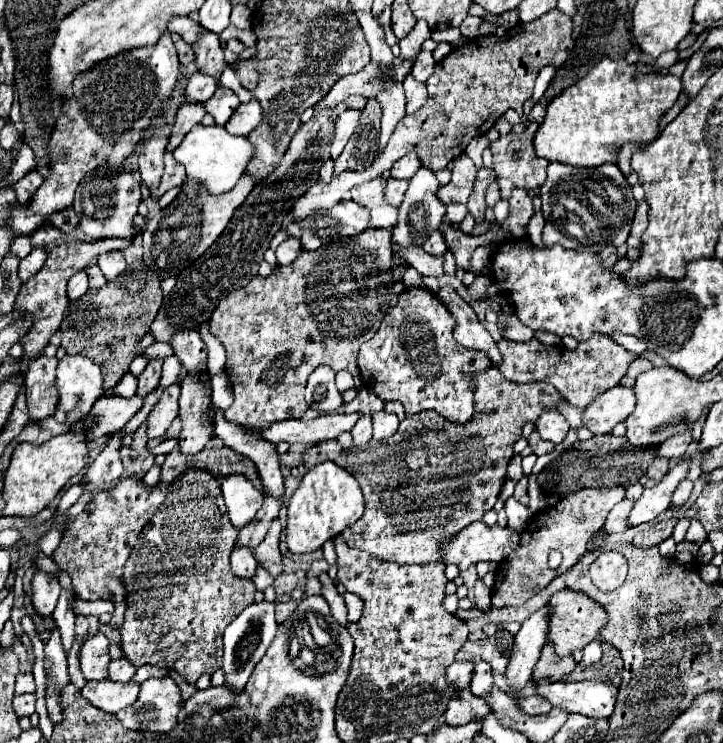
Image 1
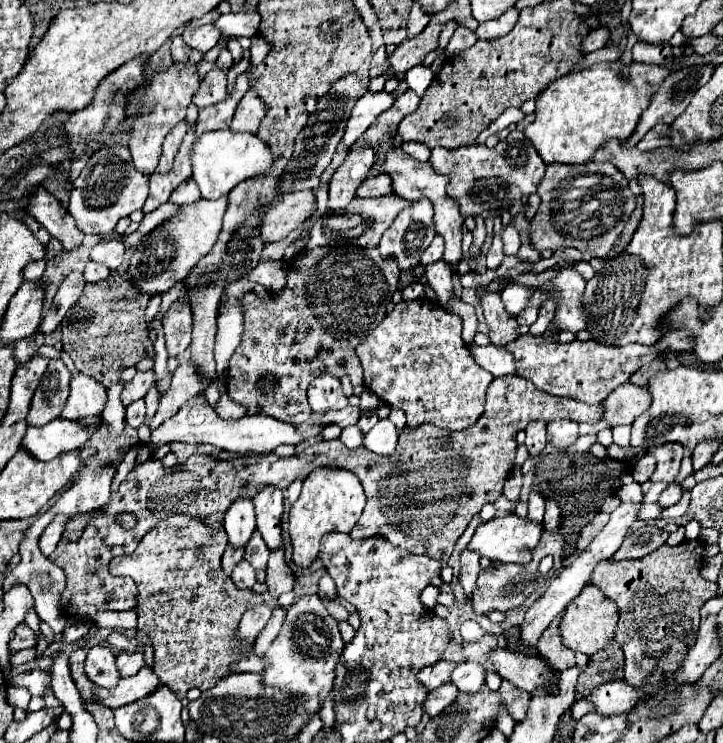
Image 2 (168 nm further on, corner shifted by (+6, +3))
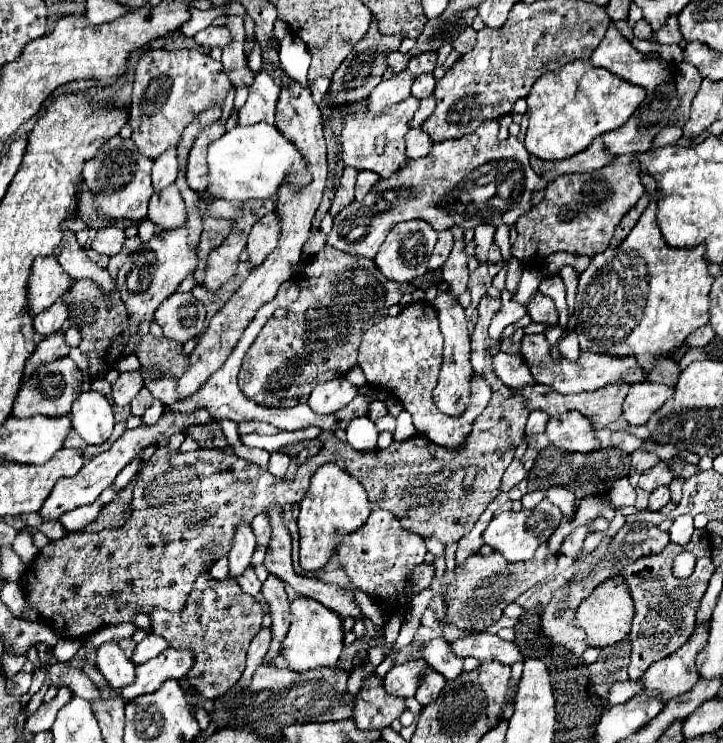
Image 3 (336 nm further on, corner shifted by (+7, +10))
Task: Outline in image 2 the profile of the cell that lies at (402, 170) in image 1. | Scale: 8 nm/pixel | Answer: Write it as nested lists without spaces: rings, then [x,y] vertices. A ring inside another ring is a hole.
[[[404,142],[402,144],[402,150],[406,154],[410,154],[414,160],[420,160],[420,162],[426,162],[430,158],[430,148],[426,148],[420,142]]]

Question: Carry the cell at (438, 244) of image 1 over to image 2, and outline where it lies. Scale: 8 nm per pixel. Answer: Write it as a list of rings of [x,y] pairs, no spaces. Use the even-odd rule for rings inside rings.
[[[436,236],[432,240],[432,244],[426,248],[426,252],[422,254],[422,266],[442,260],[442,252],[444,252],[444,240],[442,240],[442,236]]]

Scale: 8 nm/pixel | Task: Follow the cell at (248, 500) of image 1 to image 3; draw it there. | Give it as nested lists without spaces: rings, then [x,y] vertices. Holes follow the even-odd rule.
[[[241,523],[235,529],[233,545],[229,551],[229,577],[239,577],[249,565],[255,551],[255,535],[249,523]]]

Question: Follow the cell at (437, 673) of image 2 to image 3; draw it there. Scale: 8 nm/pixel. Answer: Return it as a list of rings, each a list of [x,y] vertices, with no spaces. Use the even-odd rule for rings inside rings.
[[[423,659],[409,661],[409,663],[403,663],[403,665],[395,665],[385,675],[385,689],[389,689],[389,693],[393,693],[393,695],[413,697],[415,695],[415,689],[421,683],[421,677],[429,669],[431,669],[429,663],[425,663]]]

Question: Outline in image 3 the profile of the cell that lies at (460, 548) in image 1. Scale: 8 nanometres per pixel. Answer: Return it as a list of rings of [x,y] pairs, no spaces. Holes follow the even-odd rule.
[[[543,499],[535,509],[531,511],[505,511],[505,513],[497,513],[491,523],[487,525],[485,533],[483,533],[483,543],[493,547],[493,551],[499,551],[507,561],[515,563],[515,561],[529,561],[535,553],[535,549],[545,543],[549,539],[549,535],[555,531],[557,523],[561,519],[561,511],[551,505],[547,499]]]

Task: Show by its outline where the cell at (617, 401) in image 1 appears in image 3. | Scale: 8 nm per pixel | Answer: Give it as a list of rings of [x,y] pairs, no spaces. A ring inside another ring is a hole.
[[[629,383],[627,397],[623,401],[623,417],[629,425],[645,425],[645,421],[655,413],[663,401],[673,395],[673,389],[659,383]]]

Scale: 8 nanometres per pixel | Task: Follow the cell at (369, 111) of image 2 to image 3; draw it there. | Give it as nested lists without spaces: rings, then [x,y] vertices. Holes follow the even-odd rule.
[[[395,73],[391,79],[381,81],[367,97],[367,105],[365,105],[367,113],[379,115],[385,107],[395,105],[397,101],[403,101],[405,97],[409,97],[409,89],[411,89],[413,79],[415,77],[409,73]]]

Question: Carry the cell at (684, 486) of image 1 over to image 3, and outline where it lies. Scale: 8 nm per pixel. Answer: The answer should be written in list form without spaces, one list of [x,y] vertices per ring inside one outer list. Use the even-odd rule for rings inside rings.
[[[661,485],[657,487],[653,493],[651,493],[651,499],[649,499],[649,511],[659,511],[663,505],[667,505],[671,501],[671,491],[669,491],[669,485]]]

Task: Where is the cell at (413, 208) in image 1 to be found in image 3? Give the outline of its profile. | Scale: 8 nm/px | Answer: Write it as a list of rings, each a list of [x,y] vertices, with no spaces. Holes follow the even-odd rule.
[[[421,219],[403,221],[403,223],[397,223],[389,231],[385,243],[381,245],[381,249],[379,249],[379,253],[375,255],[373,261],[375,261],[375,265],[381,269],[381,273],[385,277],[389,277],[389,279],[393,279],[397,283],[407,283],[413,277],[419,277],[419,275],[423,275],[427,271],[425,261],[433,253],[435,241],[437,241],[437,231],[429,223],[425,223]]]

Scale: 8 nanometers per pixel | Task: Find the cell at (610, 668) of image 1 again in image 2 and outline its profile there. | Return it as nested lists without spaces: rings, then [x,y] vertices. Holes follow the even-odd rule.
[[[610,642],[604,650],[590,656],[586,670],[578,676],[576,692],[586,694],[598,688],[598,684],[606,684],[622,678],[624,678],[624,654],[616,642]]]

